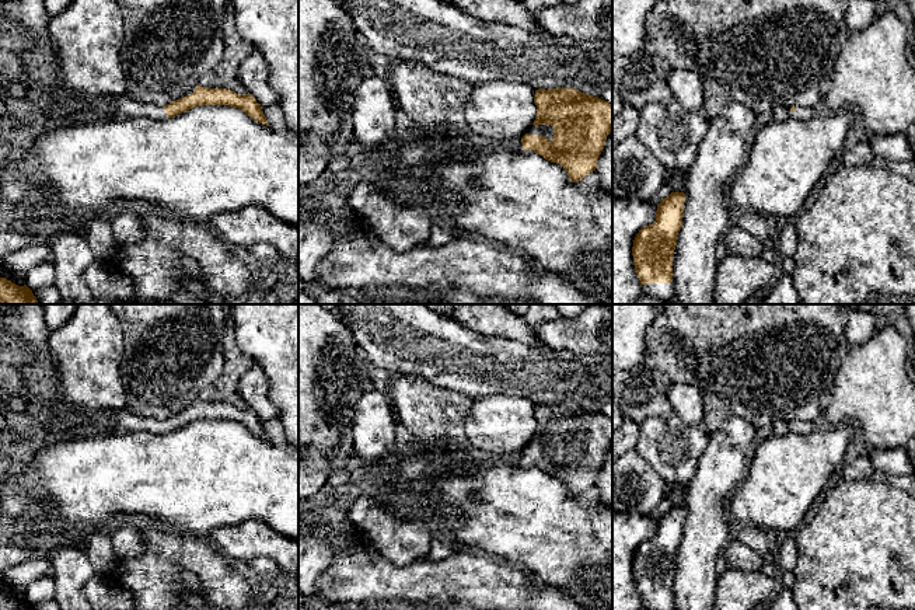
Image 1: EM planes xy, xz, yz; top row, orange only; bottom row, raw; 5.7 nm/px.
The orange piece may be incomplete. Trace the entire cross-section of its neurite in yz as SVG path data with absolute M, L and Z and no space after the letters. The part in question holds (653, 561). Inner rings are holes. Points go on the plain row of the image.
M671 506L657 519L654 537L639 544L633 554L633 579L649 610L674 610L673 572L684 516L684 506Z

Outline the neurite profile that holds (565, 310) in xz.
M552 304L560 317L563 318L576 318L584 313L593 304Z

